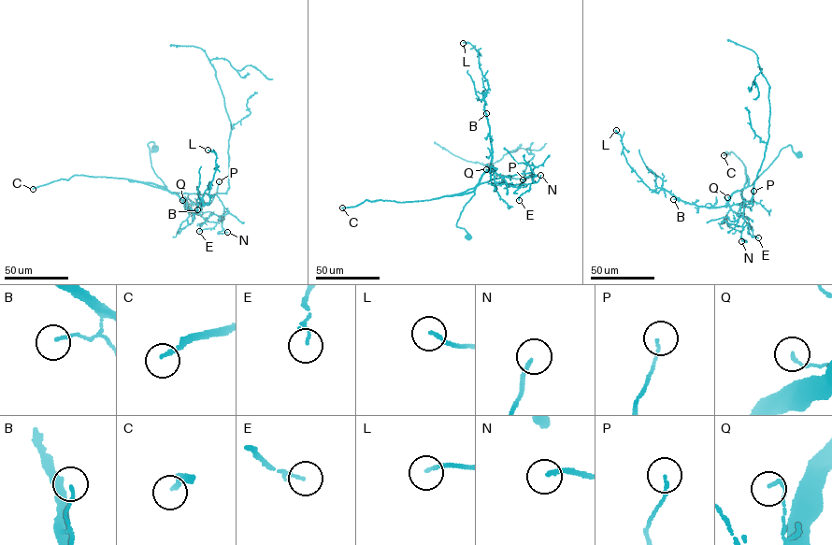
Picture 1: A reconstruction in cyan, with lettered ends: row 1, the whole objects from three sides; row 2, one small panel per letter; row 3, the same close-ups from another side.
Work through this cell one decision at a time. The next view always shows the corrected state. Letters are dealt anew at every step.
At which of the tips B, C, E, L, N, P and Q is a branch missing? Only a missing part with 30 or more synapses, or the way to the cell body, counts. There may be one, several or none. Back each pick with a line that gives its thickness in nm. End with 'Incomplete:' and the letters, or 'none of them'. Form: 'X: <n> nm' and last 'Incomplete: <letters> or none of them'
C: 140 nm
Incomplete: C

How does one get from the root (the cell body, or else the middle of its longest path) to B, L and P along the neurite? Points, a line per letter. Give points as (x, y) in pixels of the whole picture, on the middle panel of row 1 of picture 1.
B: (468, 236), (457, 222), (481, 175), (491, 166), (486, 113)
L: (468, 236), (457, 222), (481, 175), (490, 168), (492, 149), (484, 106), (487, 81), (478, 50), (463, 43)
P: (468, 236), (457, 222), (481, 175), (490, 170), (495, 182), (514, 185), (523, 179)

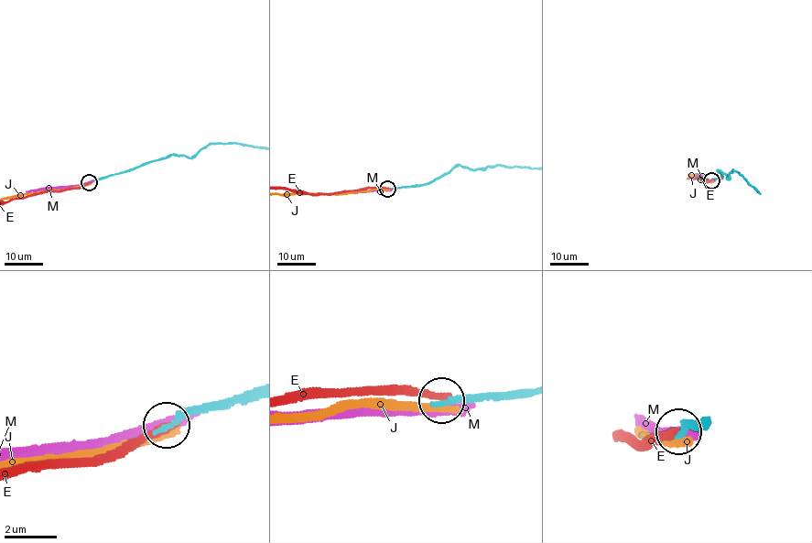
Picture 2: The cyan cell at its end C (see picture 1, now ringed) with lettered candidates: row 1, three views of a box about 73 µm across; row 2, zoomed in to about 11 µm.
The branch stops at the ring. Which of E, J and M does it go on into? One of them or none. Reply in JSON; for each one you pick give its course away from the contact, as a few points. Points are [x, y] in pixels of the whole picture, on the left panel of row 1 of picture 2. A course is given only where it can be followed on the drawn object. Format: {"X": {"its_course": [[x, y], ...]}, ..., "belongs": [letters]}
{"belongs": []}

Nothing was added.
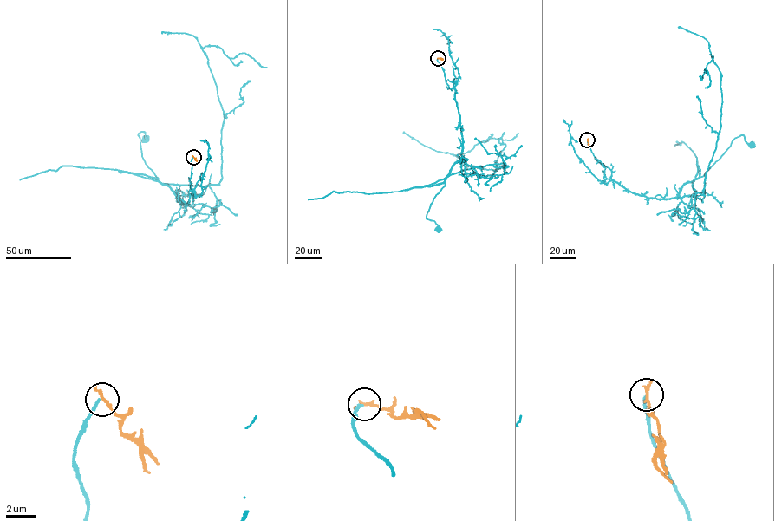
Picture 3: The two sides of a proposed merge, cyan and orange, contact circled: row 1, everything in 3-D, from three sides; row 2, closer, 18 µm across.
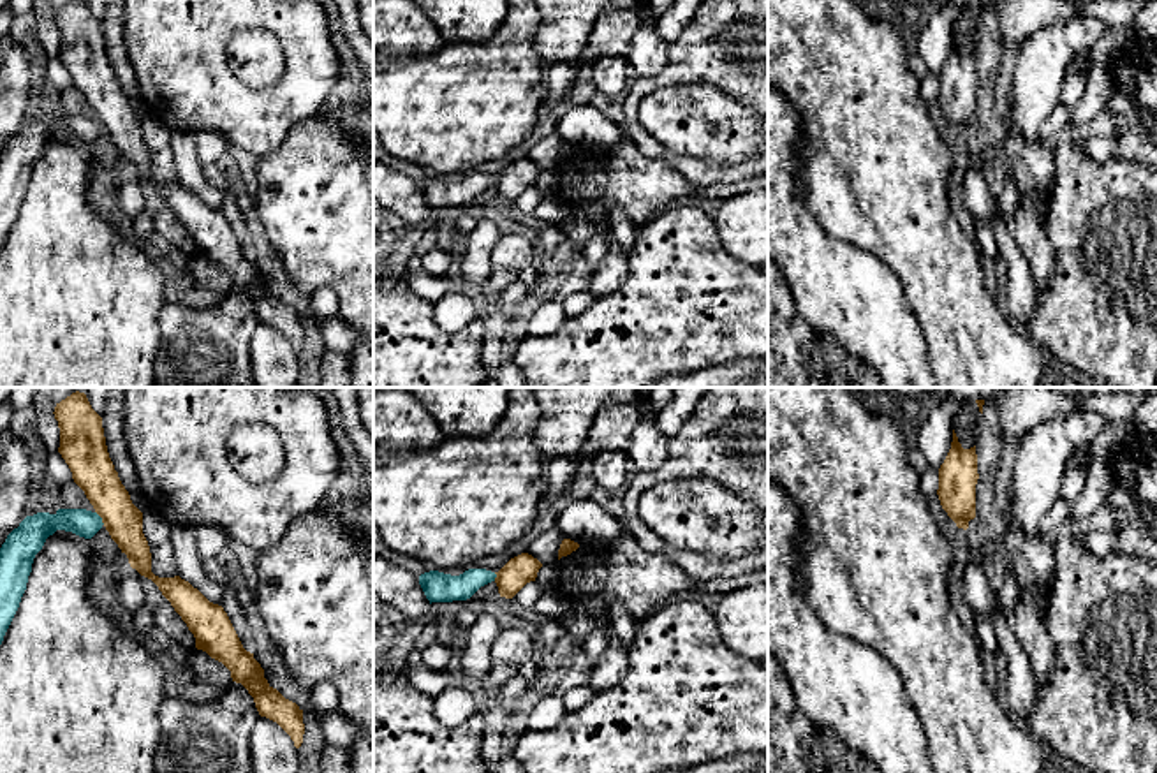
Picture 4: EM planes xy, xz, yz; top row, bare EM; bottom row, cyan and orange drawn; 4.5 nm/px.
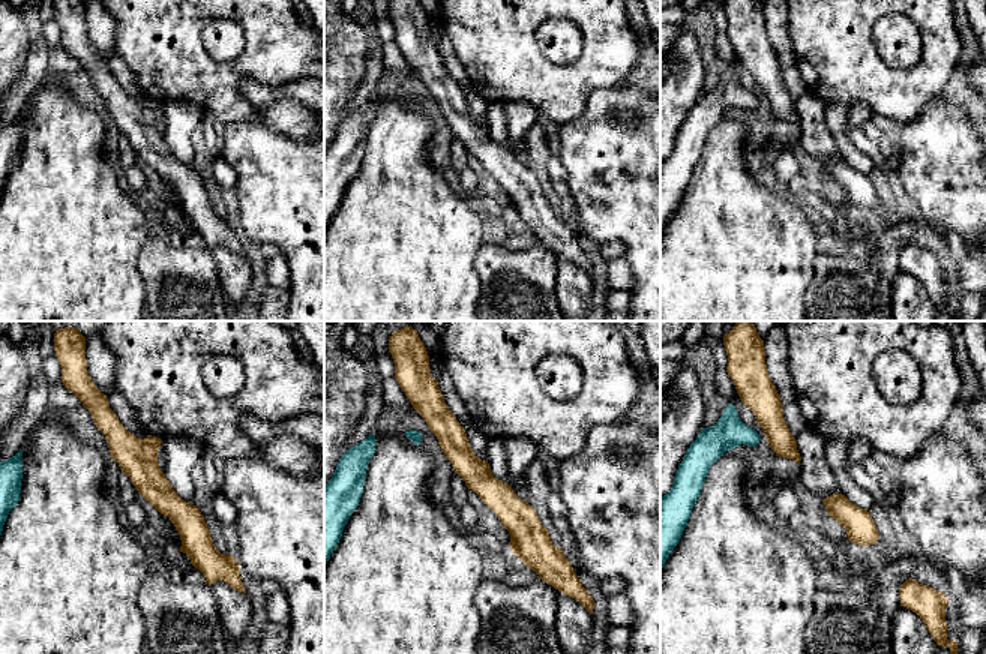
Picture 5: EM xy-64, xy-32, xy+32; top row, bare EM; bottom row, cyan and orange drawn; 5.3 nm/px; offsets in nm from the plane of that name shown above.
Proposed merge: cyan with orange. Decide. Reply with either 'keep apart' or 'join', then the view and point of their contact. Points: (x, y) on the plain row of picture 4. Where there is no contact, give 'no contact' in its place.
keep apart | xy (101, 124)

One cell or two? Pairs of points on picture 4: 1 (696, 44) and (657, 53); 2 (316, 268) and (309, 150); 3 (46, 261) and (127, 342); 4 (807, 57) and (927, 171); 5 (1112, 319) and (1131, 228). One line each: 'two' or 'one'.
1: two
2: one
3: one
4: one
5: one

